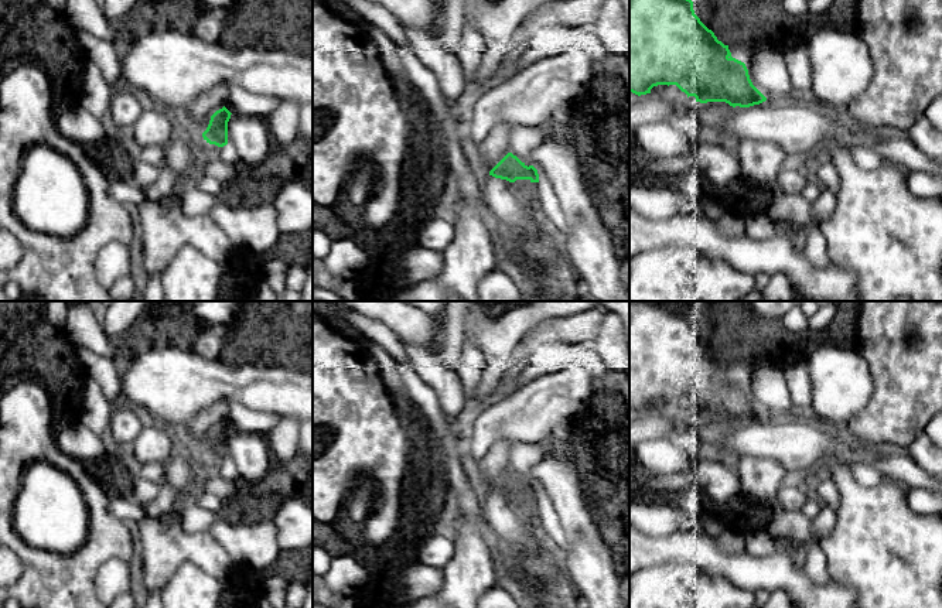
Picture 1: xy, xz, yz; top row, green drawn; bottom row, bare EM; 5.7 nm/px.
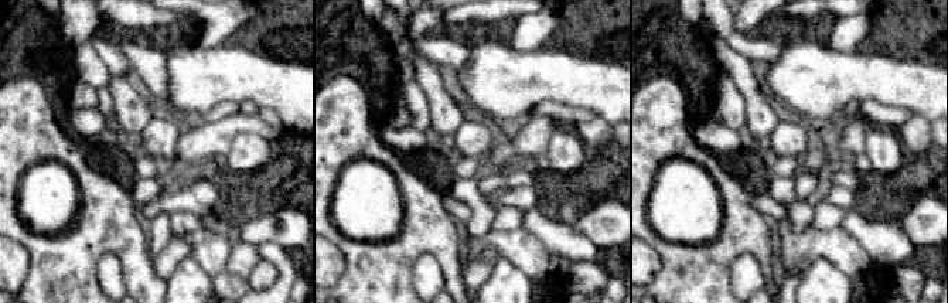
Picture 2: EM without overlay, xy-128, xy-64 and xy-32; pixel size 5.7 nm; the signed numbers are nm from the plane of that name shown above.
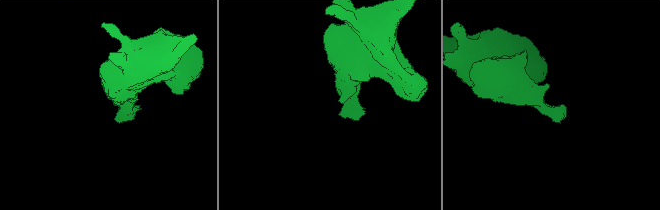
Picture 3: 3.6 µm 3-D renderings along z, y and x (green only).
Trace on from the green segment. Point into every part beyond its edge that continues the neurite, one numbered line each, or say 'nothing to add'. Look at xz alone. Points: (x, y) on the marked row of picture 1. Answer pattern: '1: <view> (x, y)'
1: xz (502, 198)

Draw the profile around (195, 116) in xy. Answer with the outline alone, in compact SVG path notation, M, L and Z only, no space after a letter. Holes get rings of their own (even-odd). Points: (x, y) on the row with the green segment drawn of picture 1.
M228 85L214 86L188 103L180 110L182 123L195 133L204 133L209 124L211 116L225 106L229 88Z

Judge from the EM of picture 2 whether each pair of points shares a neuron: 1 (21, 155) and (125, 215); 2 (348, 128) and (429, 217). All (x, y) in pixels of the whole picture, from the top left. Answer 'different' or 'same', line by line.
1: same
2: same

